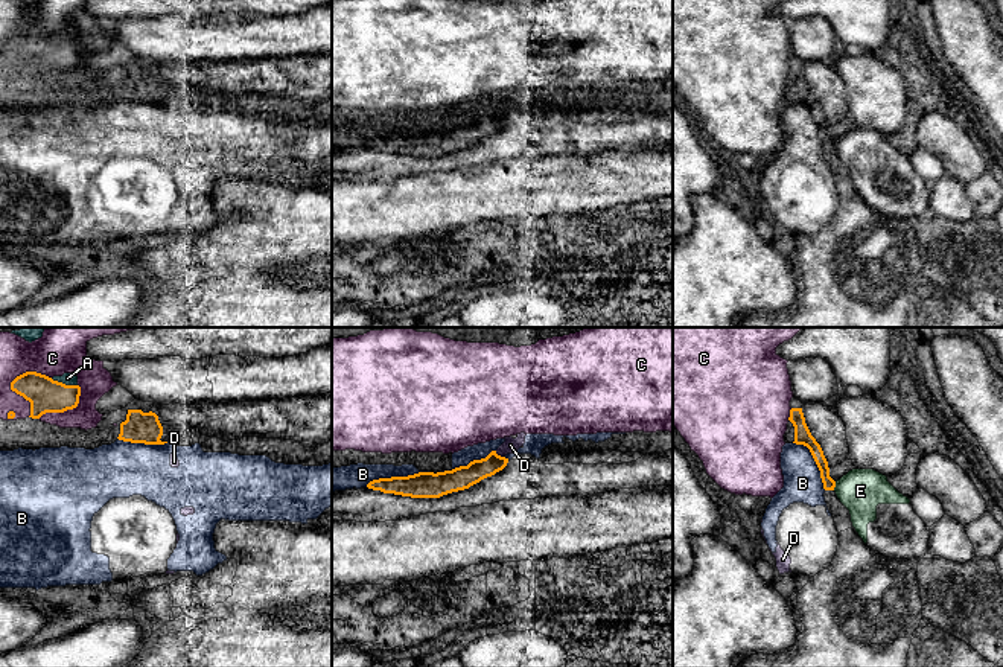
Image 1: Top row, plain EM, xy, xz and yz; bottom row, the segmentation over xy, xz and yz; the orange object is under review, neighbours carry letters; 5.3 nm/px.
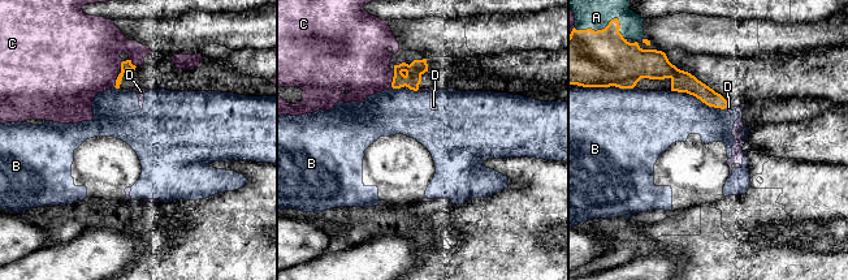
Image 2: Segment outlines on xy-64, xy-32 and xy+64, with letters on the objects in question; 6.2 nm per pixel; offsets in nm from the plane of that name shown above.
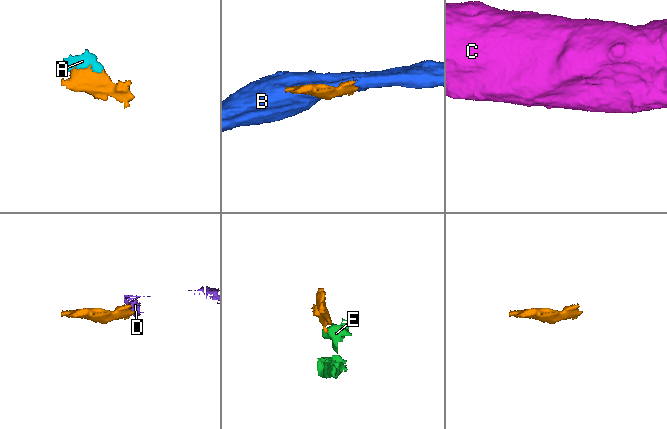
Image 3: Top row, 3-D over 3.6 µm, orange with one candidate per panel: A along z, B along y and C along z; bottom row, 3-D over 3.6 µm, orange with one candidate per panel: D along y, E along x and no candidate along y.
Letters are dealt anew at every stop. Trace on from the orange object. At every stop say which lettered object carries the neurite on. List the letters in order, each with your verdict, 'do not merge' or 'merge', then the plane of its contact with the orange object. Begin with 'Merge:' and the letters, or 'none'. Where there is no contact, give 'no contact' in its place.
Merge: A
A: merge; meets orange in xy
B: do not merge; meets orange in xz
C: do not merge; meets orange in xy
D: do not merge; meets orange in xz
E: do not merge; meets orange in yz

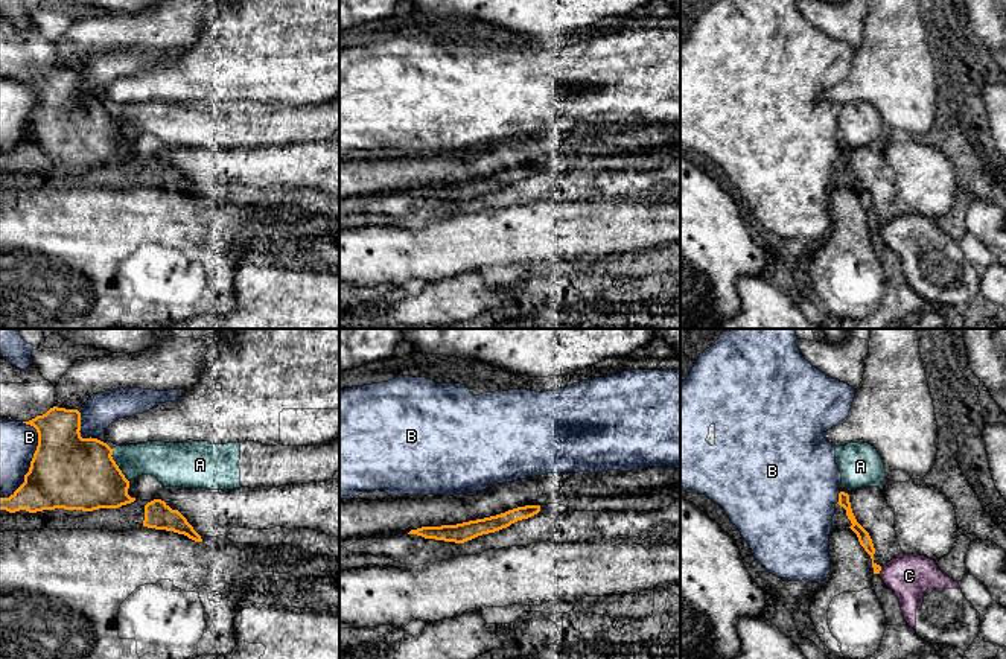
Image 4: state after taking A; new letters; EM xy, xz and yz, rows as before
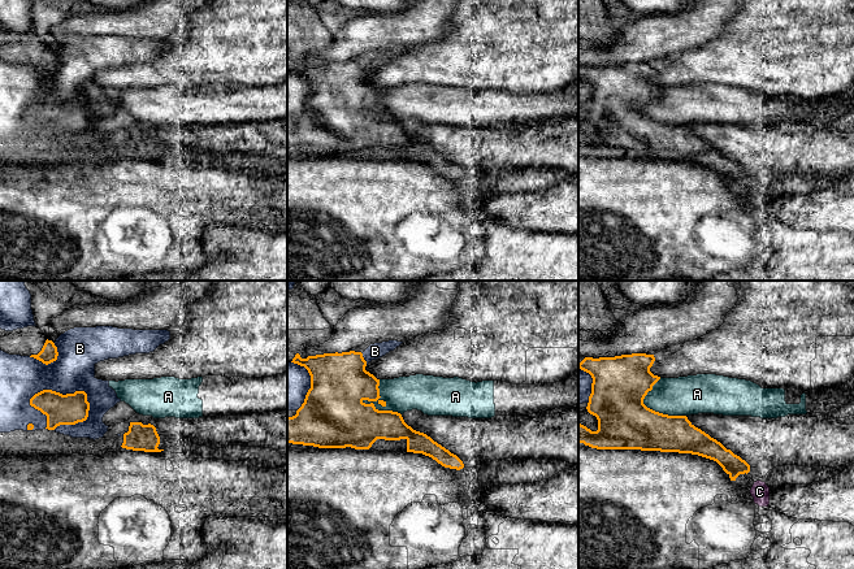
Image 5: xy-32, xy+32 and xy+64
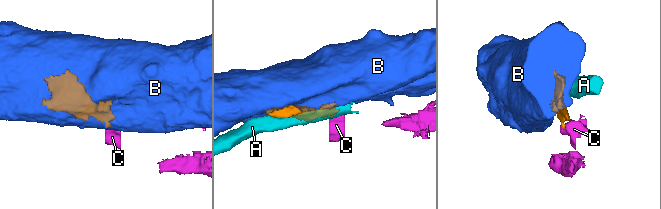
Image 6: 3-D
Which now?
Merge: none
A: do not merge; meets orange in xy
B: do not merge; meets orange in xy
C: do not merge; meets orange in yz

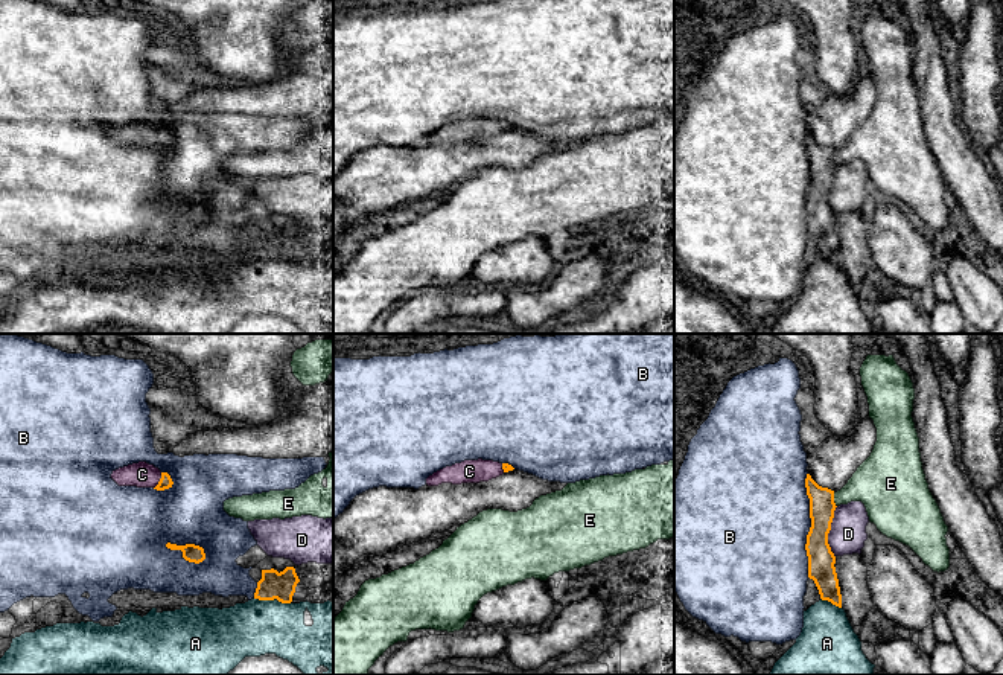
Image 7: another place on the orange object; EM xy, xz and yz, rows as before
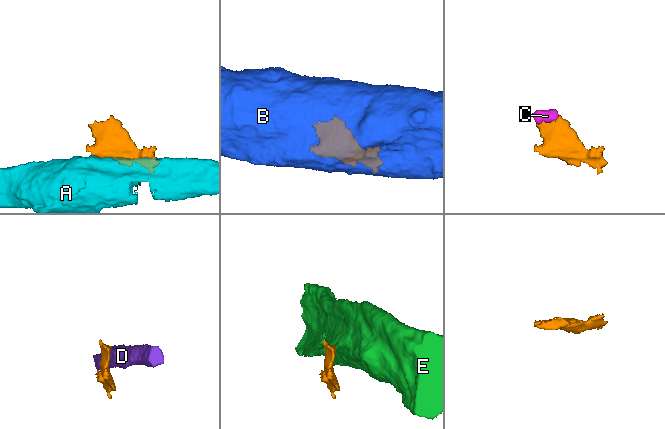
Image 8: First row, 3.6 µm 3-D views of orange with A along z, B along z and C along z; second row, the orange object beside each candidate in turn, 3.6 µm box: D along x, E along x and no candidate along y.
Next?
Merge: C
A: do not merge; meets orange in xy
B: do not merge; meets orange in yz
C: merge; meets orange in xy
D: do not merge; meets orange in yz
E: do not merge; meets orange in yz

